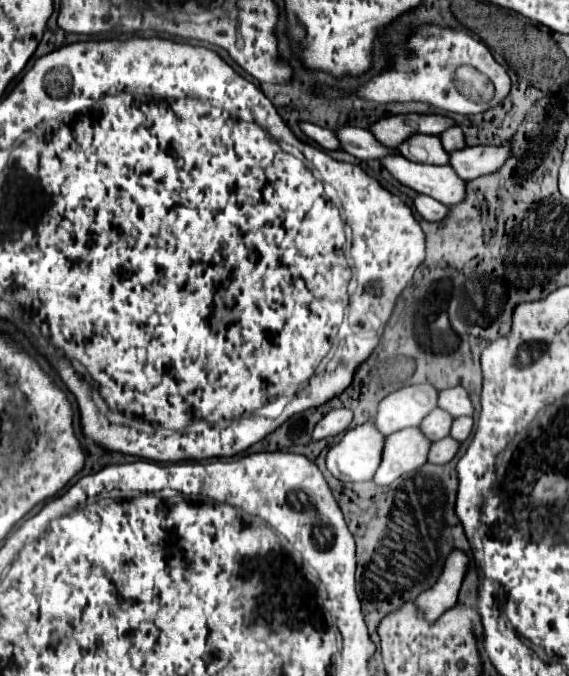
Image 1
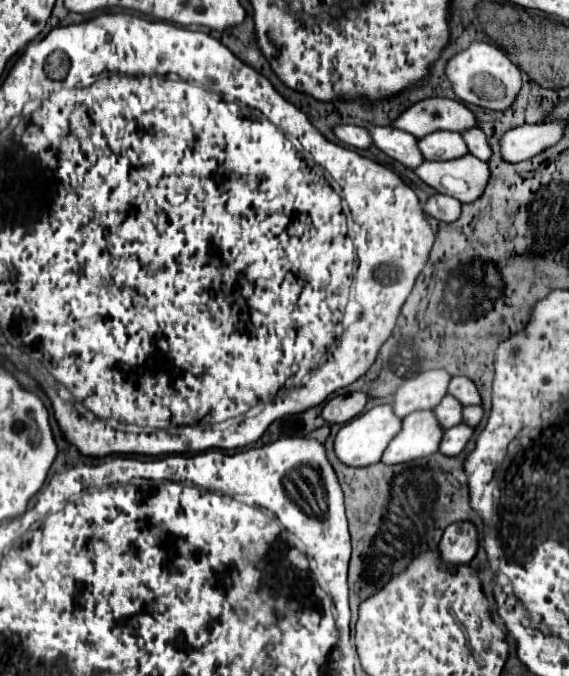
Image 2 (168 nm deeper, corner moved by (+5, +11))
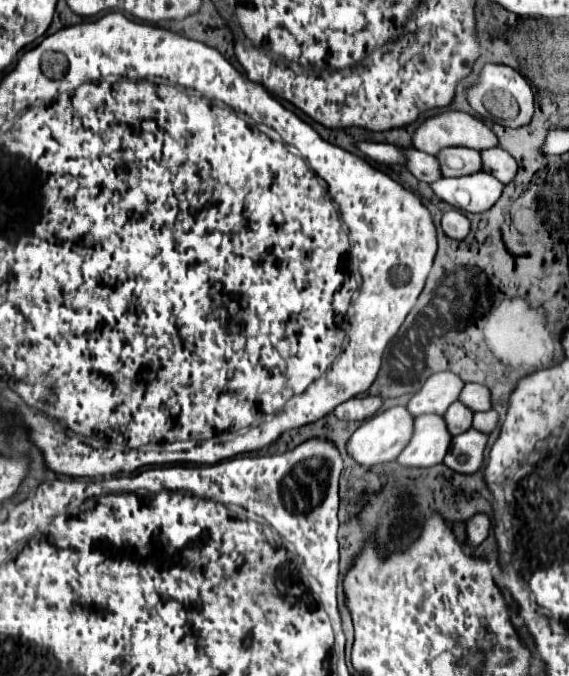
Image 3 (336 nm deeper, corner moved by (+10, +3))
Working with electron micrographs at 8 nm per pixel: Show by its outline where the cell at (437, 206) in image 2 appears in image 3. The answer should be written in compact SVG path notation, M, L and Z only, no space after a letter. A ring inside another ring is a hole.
M449 210L443 214L441 228L447 236L451 236L455 240L463 240L469 234L471 224L469 224L469 218L461 210Z

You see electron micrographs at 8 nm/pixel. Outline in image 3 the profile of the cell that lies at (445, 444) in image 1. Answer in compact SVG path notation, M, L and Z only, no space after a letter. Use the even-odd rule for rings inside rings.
M475 428L459 434L451 440L451 448L445 456L445 466L461 474L475 474L483 466L483 454L489 436Z

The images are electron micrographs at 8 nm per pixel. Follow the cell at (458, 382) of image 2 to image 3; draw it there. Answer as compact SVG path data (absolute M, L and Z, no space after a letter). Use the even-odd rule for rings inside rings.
M465 384L459 400L469 406L473 412L489 410L491 408L491 392L483 384Z

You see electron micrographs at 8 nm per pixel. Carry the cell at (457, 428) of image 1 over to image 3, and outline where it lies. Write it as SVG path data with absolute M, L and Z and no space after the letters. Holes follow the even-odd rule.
M487 410L487 412L477 412L473 418L473 428L479 432L493 432L499 424L499 414L495 410Z

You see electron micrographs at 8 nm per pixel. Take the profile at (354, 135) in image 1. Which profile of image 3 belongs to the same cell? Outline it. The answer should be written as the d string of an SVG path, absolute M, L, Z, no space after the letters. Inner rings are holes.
M405 148L405 160L407 170L421 182L433 182L441 178L441 168L437 168L437 158L425 152L419 152L415 148Z

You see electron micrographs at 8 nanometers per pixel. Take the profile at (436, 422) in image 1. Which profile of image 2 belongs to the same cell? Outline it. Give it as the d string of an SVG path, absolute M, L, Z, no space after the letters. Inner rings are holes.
M446 394L432 412L436 414L440 428L444 428L444 430L462 422L462 404L456 398L452 398L450 394Z

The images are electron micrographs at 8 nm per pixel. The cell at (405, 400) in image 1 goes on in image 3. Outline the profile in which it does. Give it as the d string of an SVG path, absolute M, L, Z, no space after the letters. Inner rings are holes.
M437 372L427 378L423 388L409 400L407 408L413 416L445 414L447 408L459 398L465 382L453 372Z

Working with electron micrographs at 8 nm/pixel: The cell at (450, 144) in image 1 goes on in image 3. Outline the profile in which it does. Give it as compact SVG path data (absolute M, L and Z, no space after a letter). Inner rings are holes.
M503 148L483 150L481 156L483 156L483 170L493 174L503 184L509 184L513 180L513 176L517 174L515 158L509 152L505 152Z

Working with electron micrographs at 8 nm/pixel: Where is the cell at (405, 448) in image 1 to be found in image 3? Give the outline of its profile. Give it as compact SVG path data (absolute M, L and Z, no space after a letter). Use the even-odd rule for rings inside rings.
M423 414L415 418L415 434L407 448L399 454L397 462L401 466L417 466L417 468L427 468L441 464L449 444L451 444L451 434L447 430L445 418L437 414Z

